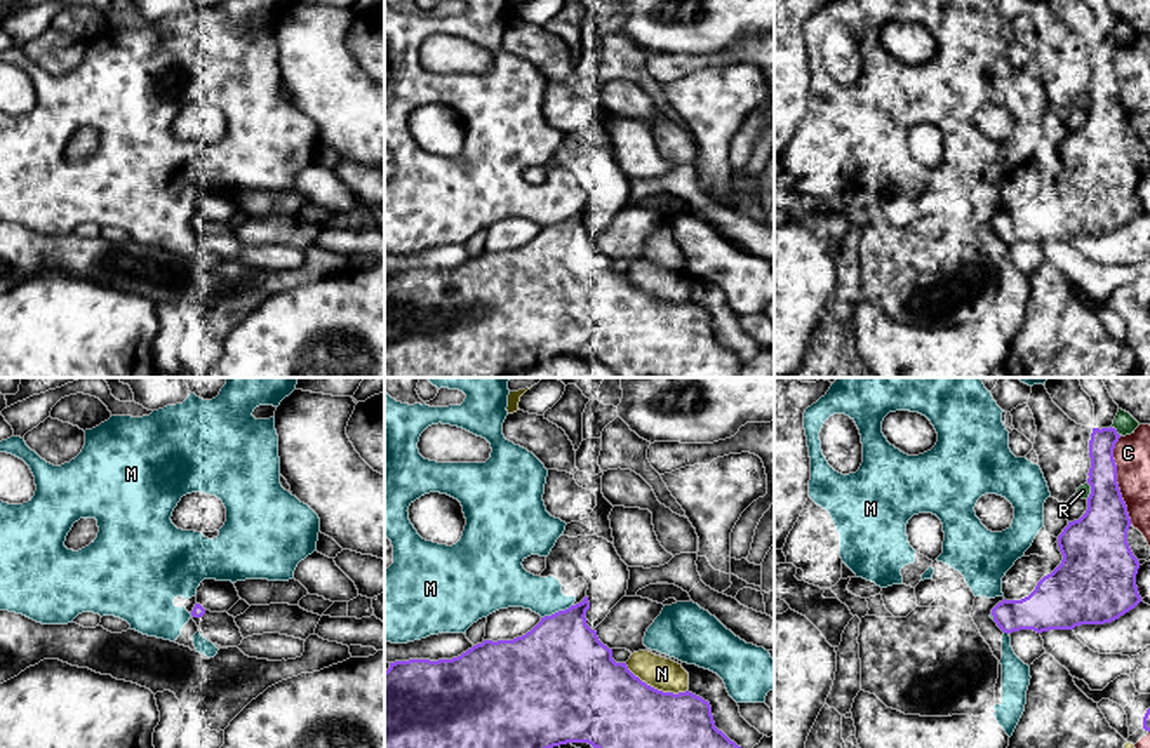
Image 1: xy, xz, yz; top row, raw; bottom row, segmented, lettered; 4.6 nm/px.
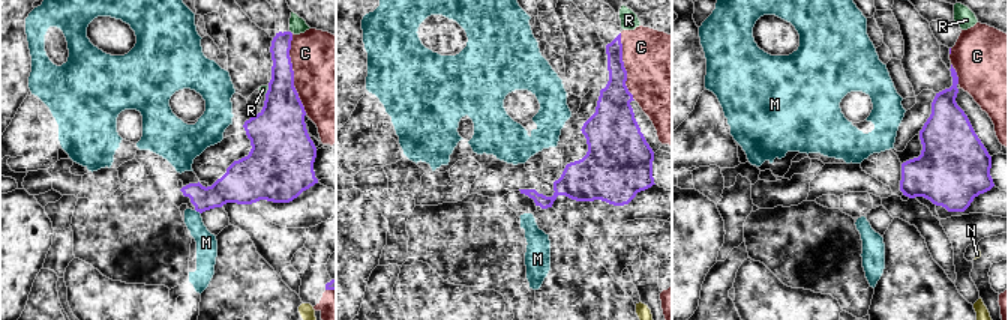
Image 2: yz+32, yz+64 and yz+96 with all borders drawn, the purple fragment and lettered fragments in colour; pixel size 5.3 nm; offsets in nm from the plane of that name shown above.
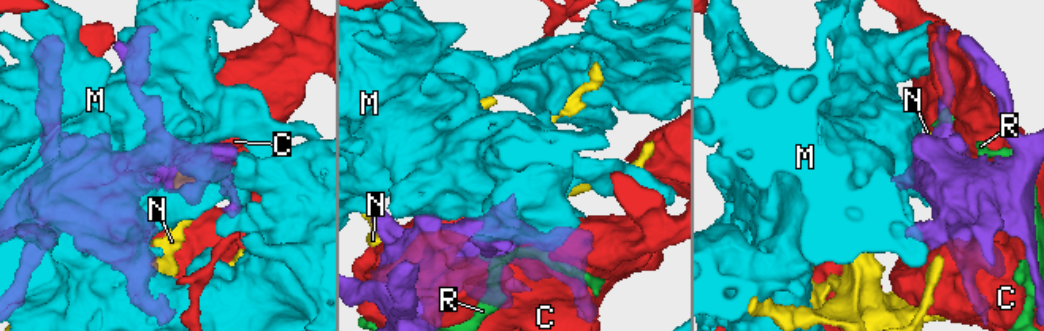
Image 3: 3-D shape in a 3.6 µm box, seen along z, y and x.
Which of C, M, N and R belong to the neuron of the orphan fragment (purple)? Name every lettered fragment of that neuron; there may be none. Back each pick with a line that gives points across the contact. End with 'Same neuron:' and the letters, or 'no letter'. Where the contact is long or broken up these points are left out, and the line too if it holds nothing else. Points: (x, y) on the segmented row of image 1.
Same neuron: no letter

